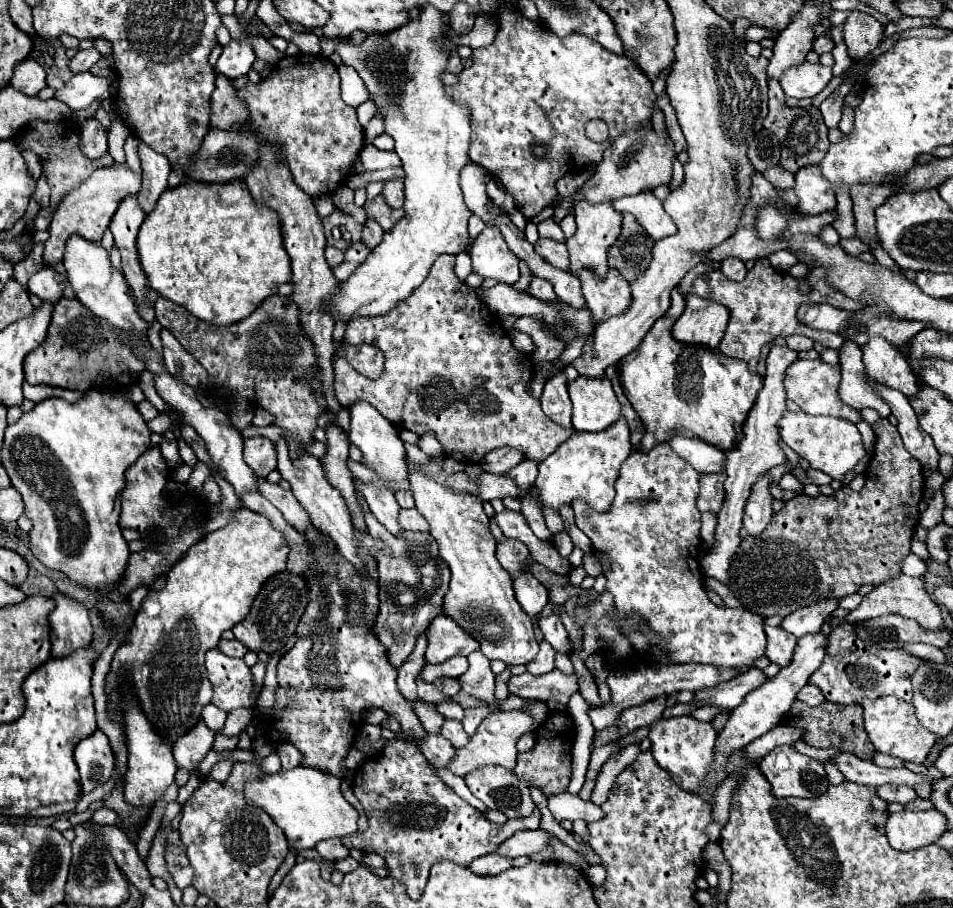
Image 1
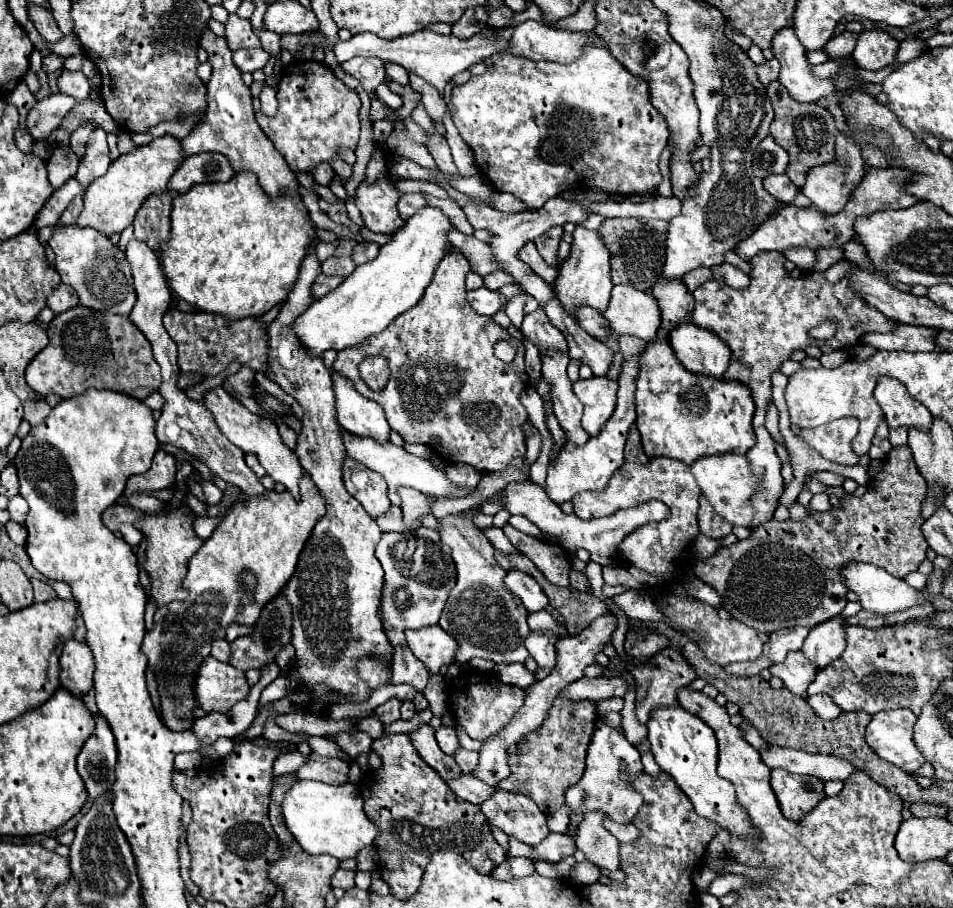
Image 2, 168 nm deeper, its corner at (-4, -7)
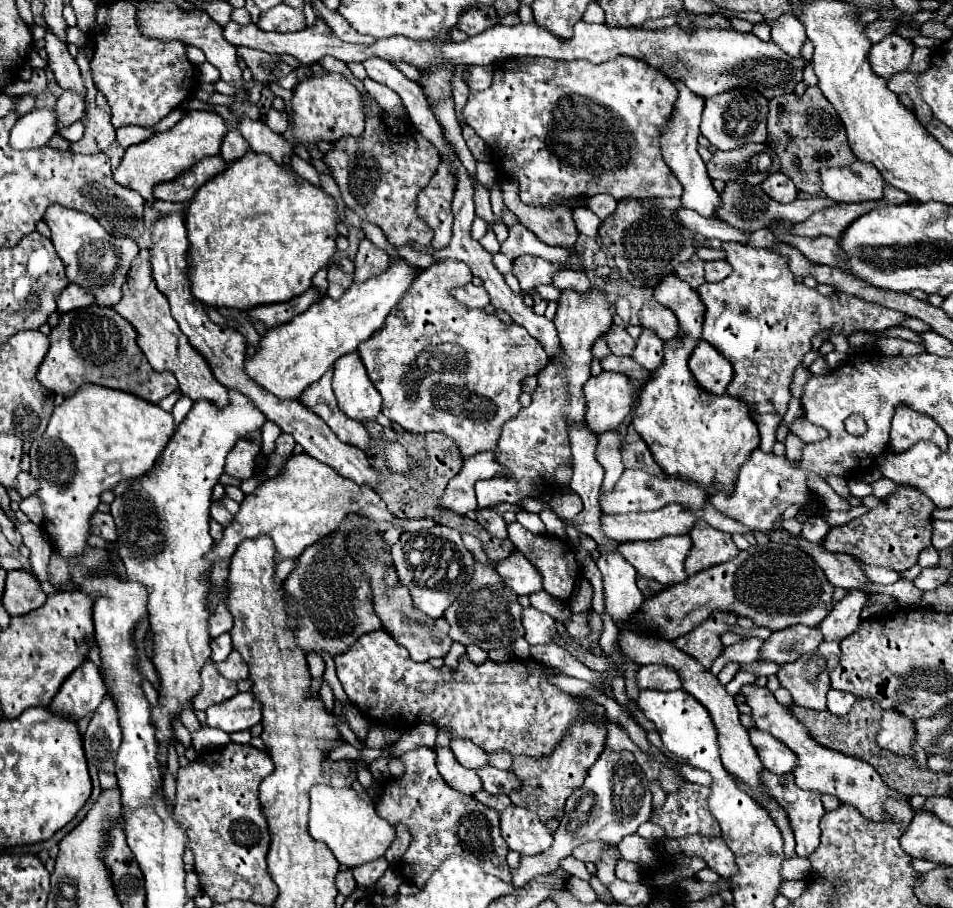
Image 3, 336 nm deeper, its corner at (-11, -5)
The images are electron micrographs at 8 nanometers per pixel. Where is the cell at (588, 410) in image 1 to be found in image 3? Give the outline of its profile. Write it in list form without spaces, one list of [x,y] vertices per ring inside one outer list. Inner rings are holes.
[[[602,371],[598,377],[590,377],[584,385],[584,397],[588,403],[586,423],[592,433],[604,433],[618,429],[624,417],[636,405],[634,387],[622,373]]]

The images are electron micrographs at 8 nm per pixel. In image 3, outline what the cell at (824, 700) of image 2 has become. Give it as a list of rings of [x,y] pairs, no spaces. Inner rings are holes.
[[[836,689],[828,691],[828,711],[834,715],[846,715],[852,709],[854,701],[856,697],[848,691],[836,691]]]

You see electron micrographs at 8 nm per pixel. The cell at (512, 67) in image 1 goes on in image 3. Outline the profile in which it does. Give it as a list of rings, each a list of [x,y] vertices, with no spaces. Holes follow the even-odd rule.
[[[526,57],[526,59],[510,59],[510,61],[504,61],[500,67],[496,67],[492,87],[468,97],[468,103],[464,107],[464,117],[466,117],[466,123],[492,149],[492,153],[494,153],[492,163],[498,165],[504,173],[508,173],[510,177],[514,177],[520,183],[520,199],[526,205],[550,205],[554,201],[572,199],[572,197],[592,197],[598,193],[608,193],[608,195],[616,197],[616,201],[620,201],[624,197],[642,197],[642,199],[680,197],[682,185],[670,173],[670,167],[662,161],[662,153],[660,153],[660,145],[658,145],[660,135],[662,135],[662,125],[666,125],[666,121],[670,119],[676,99],[678,99],[678,89],[674,87],[672,81],[668,81],[666,75],[650,69],[644,61],[636,61],[632,57],[616,57],[612,61],[598,63],[598,65],[584,61],[584,59],[564,63],[564,61],[554,61],[554,59]]]

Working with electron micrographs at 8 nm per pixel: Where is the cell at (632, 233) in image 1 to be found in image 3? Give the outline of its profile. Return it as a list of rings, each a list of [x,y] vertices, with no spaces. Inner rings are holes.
[[[632,197],[618,201],[616,211],[600,223],[598,235],[608,247],[620,277],[634,287],[656,287],[664,277],[672,275],[680,263],[696,253],[694,241],[698,241],[698,233],[684,227],[674,211],[644,205],[642,199]]]

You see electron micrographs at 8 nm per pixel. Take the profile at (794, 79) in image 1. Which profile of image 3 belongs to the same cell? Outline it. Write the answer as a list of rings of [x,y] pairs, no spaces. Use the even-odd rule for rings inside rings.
[[[784,13],[782,17],[778,17],[778,21],[772,23],[772,41],[784,53],[788,53],[792,57],[798,57],[800,47],[806,41],[804,25],[792,13]]]

